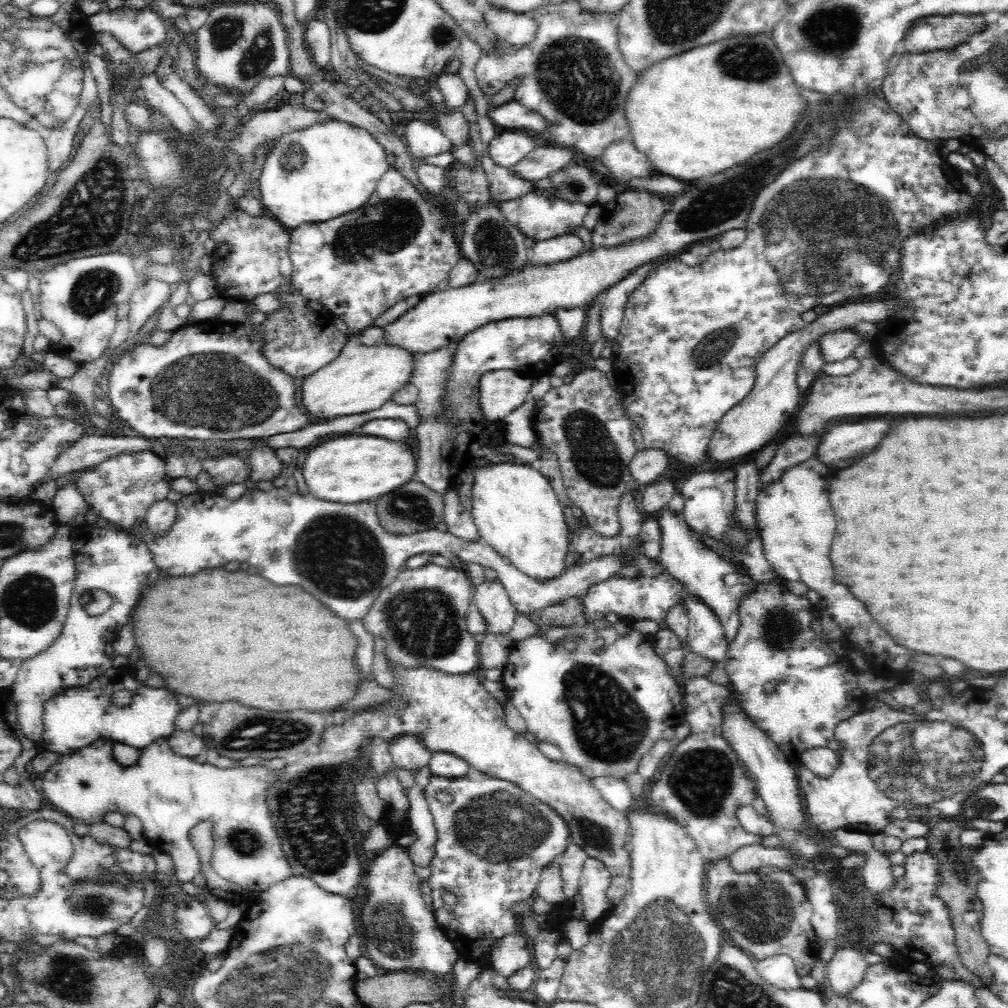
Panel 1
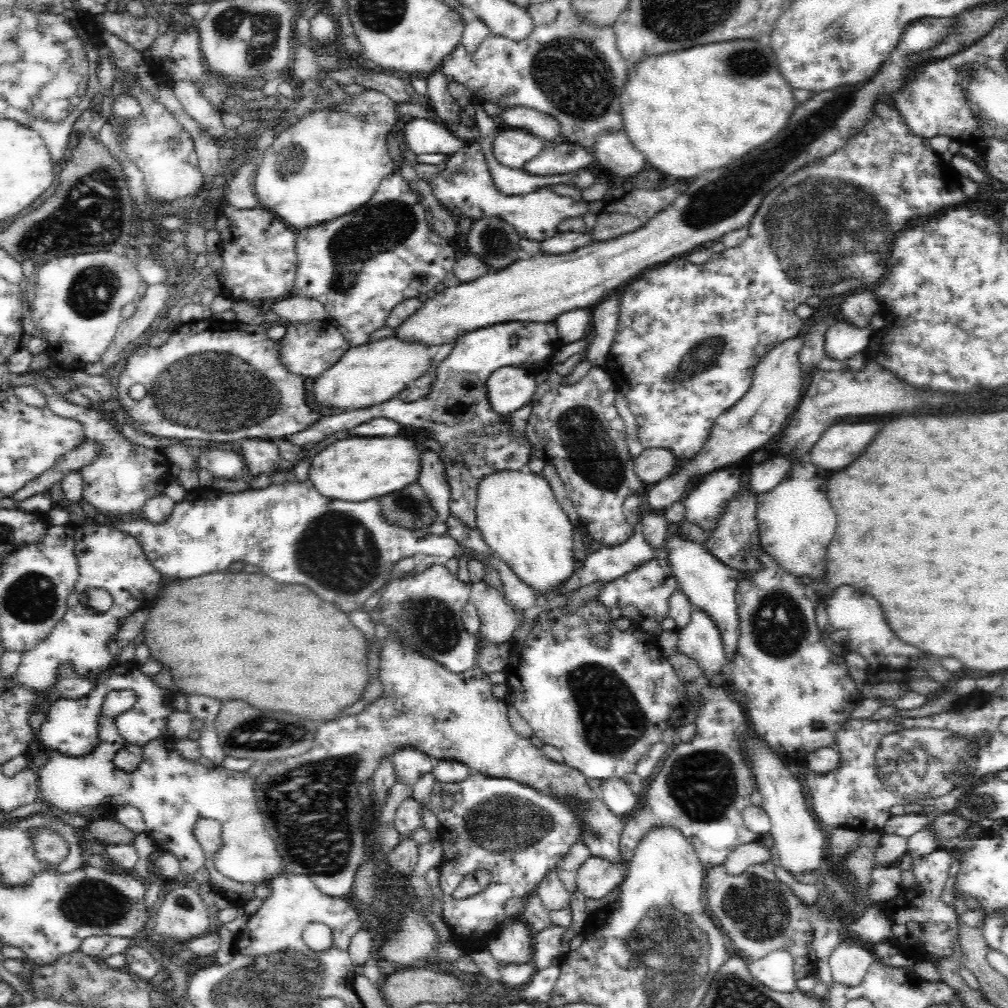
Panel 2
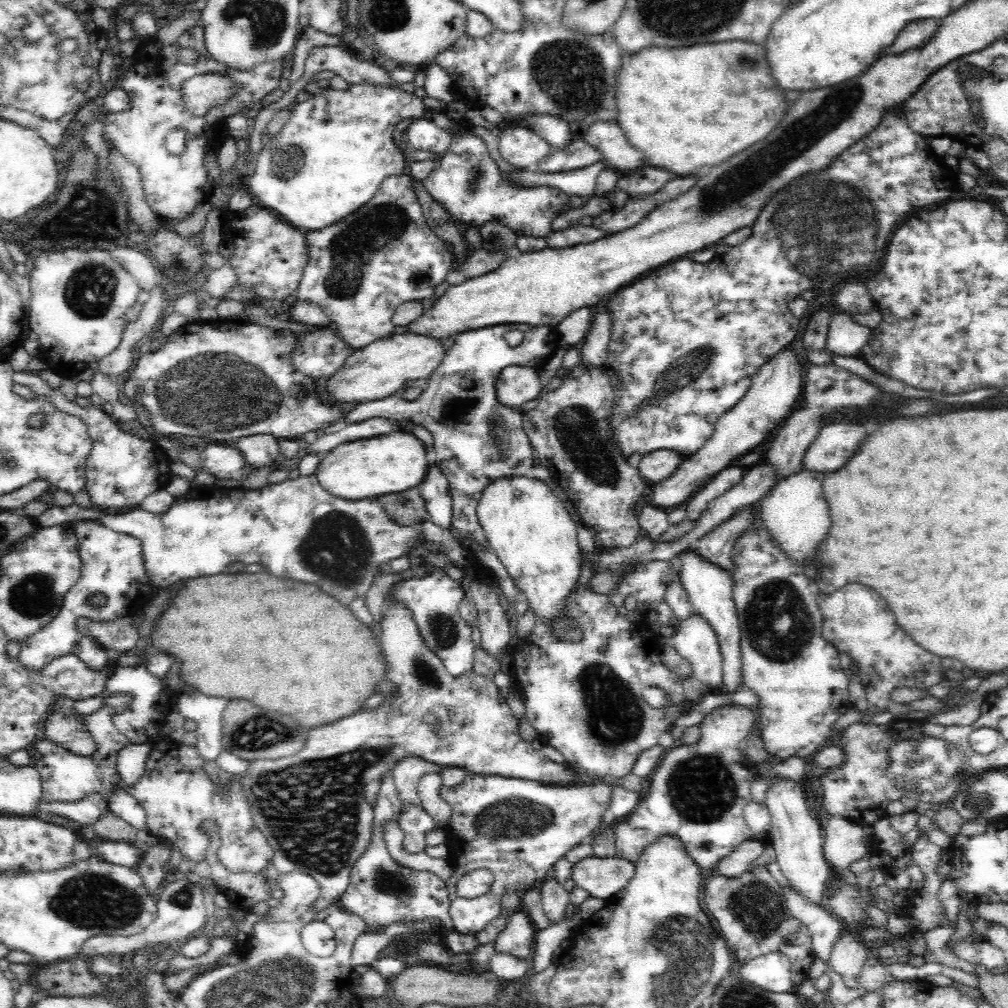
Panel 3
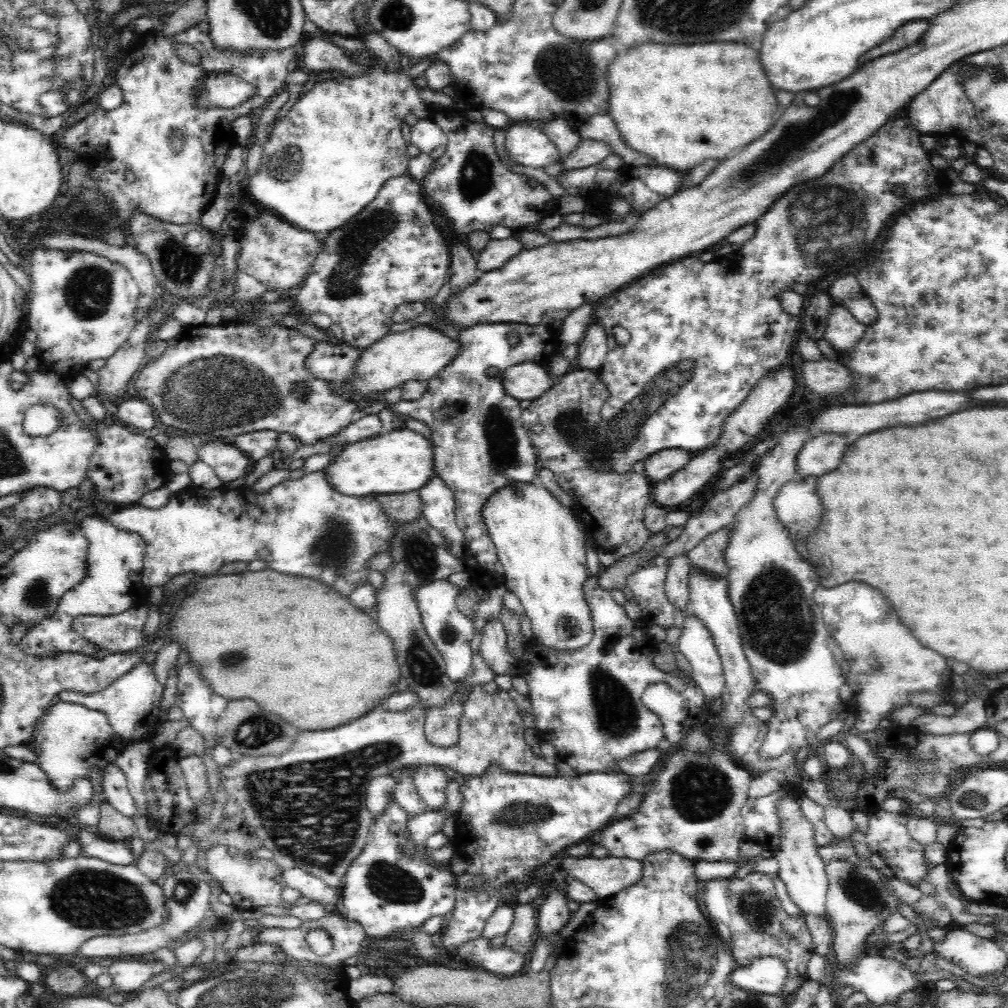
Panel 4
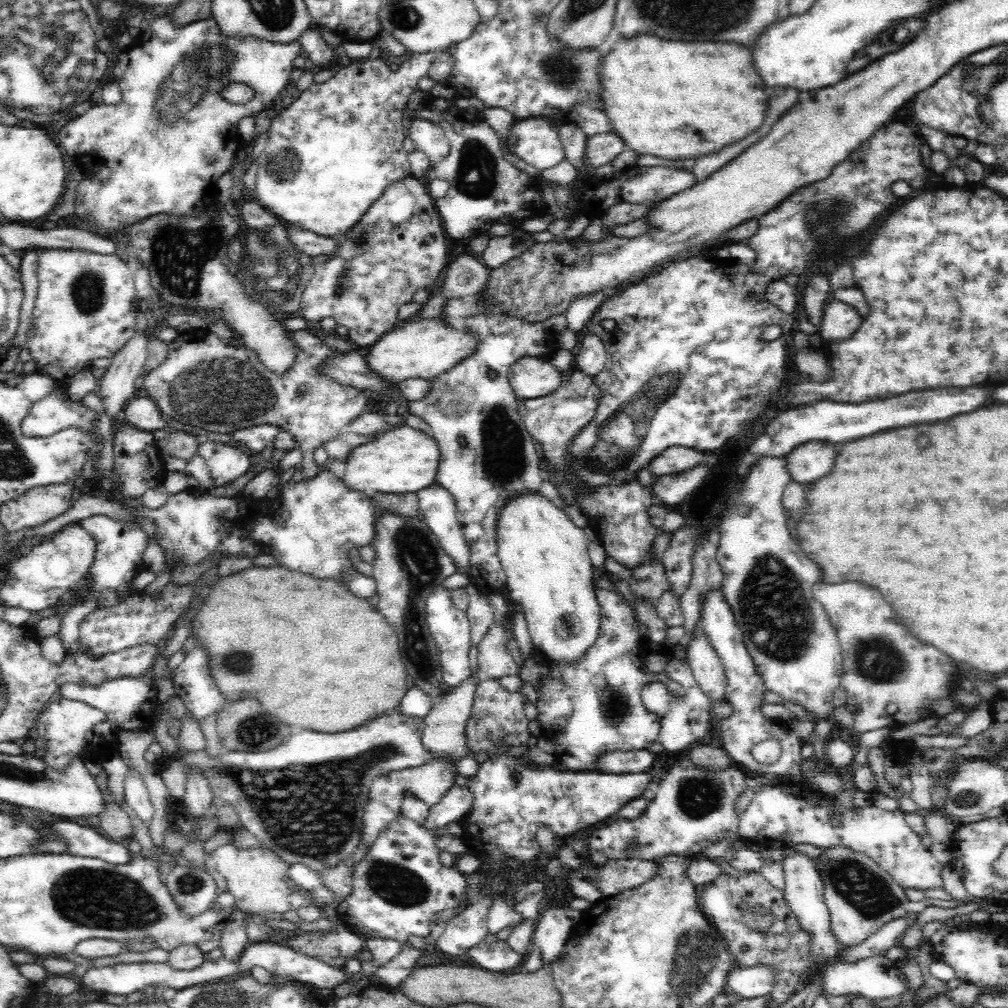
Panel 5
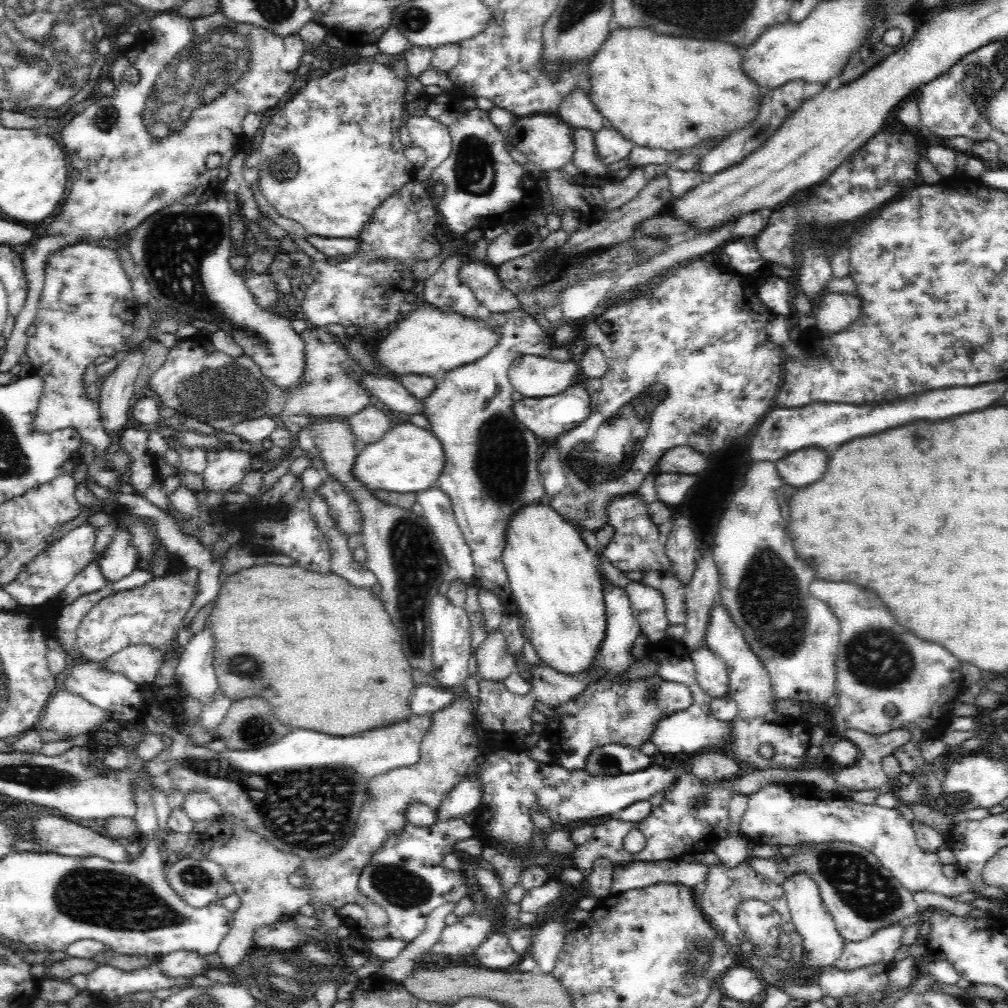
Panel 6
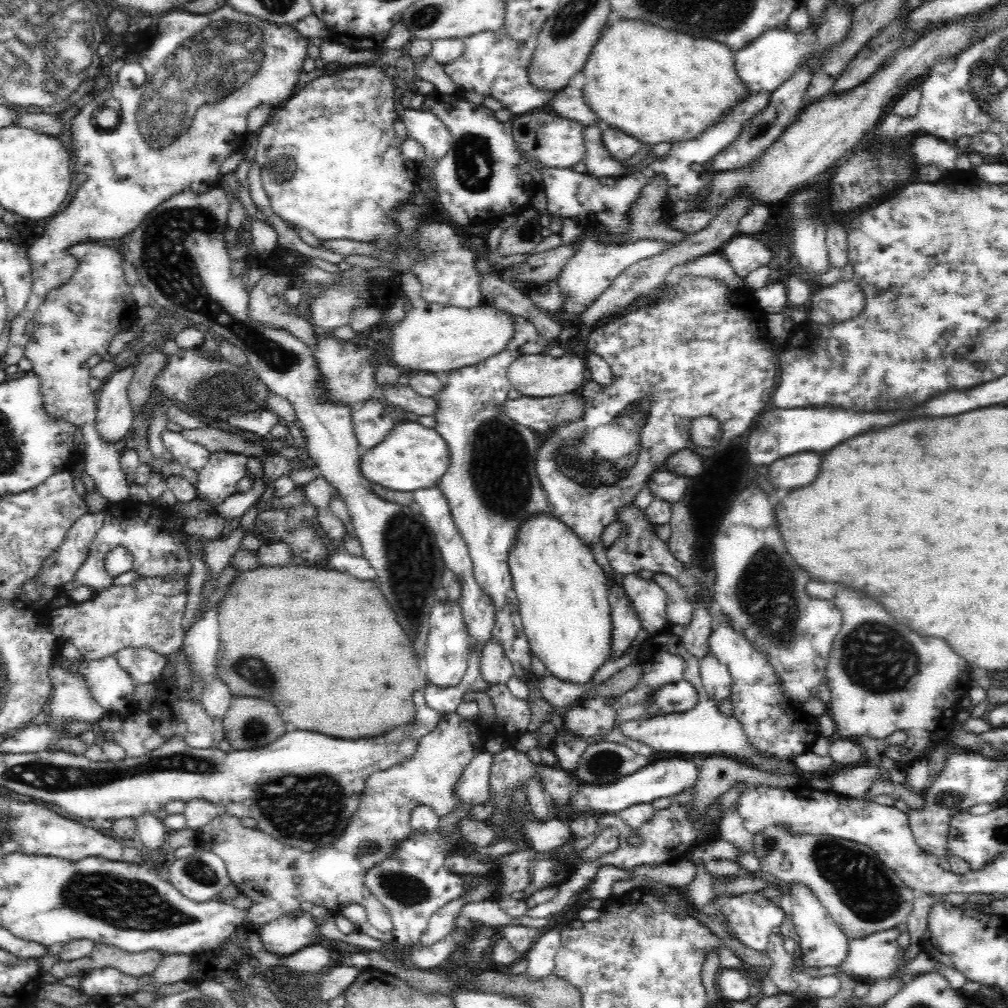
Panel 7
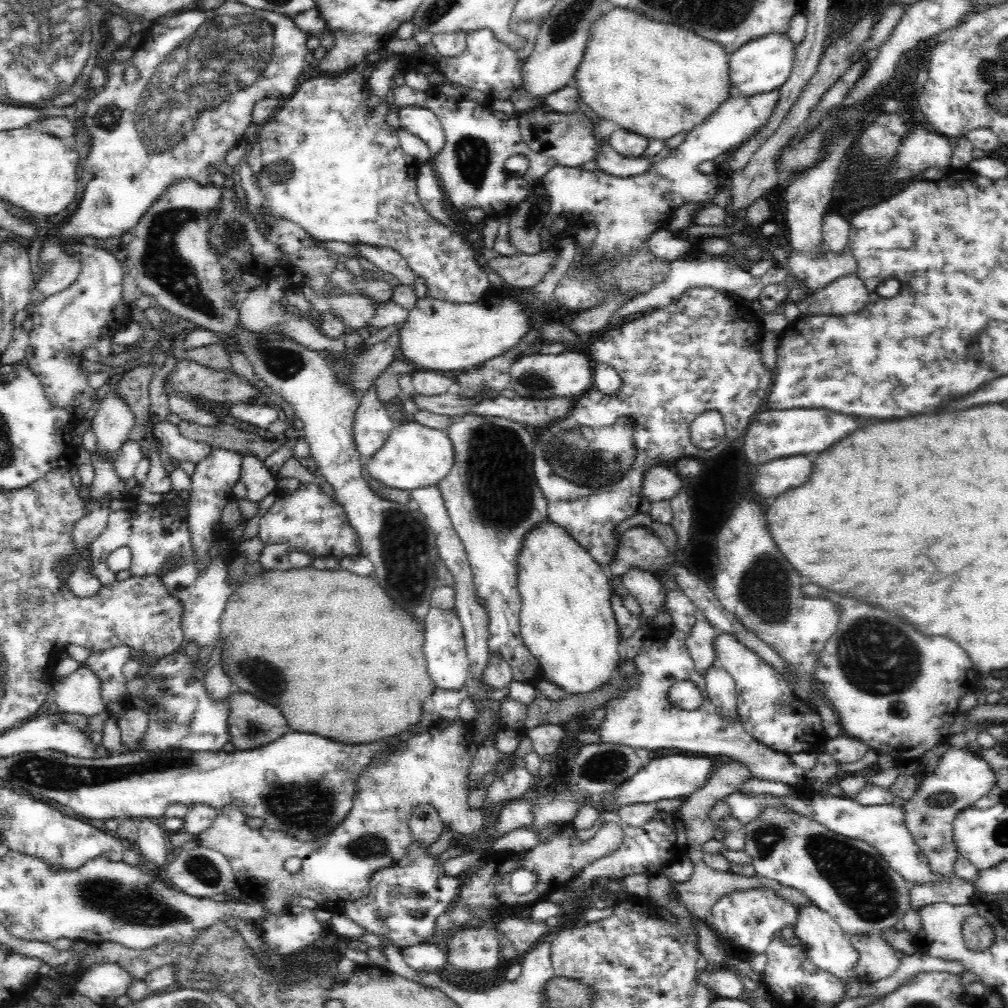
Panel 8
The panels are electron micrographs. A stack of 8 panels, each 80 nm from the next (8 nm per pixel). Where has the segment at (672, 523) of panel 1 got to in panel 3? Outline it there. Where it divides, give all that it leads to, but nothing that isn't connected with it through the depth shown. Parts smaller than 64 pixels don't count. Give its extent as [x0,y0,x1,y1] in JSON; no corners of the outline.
[674,545,742,693]

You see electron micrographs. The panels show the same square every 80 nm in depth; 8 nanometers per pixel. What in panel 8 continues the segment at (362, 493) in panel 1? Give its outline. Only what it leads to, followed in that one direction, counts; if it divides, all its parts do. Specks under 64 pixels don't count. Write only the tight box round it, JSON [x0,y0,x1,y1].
[363,419,454,492]

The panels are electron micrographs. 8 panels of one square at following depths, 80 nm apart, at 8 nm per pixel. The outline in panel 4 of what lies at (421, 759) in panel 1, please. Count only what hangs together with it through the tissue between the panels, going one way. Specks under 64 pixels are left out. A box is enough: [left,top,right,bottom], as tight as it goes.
[390,766,426,816]

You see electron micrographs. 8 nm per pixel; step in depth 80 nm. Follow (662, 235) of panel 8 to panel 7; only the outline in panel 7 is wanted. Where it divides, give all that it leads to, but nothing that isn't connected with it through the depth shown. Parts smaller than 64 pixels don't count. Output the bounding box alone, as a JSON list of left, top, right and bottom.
[556,235,671,316]

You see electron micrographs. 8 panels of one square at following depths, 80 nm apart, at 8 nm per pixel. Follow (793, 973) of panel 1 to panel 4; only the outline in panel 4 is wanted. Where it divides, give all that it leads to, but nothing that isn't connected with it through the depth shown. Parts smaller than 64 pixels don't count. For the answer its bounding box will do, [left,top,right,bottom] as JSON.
[729,956,788,994]

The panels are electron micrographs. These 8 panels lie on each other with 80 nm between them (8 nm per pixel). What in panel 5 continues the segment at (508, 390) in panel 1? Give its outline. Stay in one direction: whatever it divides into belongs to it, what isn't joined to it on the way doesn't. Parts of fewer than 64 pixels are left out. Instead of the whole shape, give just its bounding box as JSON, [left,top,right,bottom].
[508,357,567,398]

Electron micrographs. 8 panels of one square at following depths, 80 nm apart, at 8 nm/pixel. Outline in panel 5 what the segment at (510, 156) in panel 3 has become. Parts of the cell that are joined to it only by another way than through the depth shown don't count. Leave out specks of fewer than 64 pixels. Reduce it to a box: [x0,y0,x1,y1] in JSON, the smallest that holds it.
[507,118,565,170]

